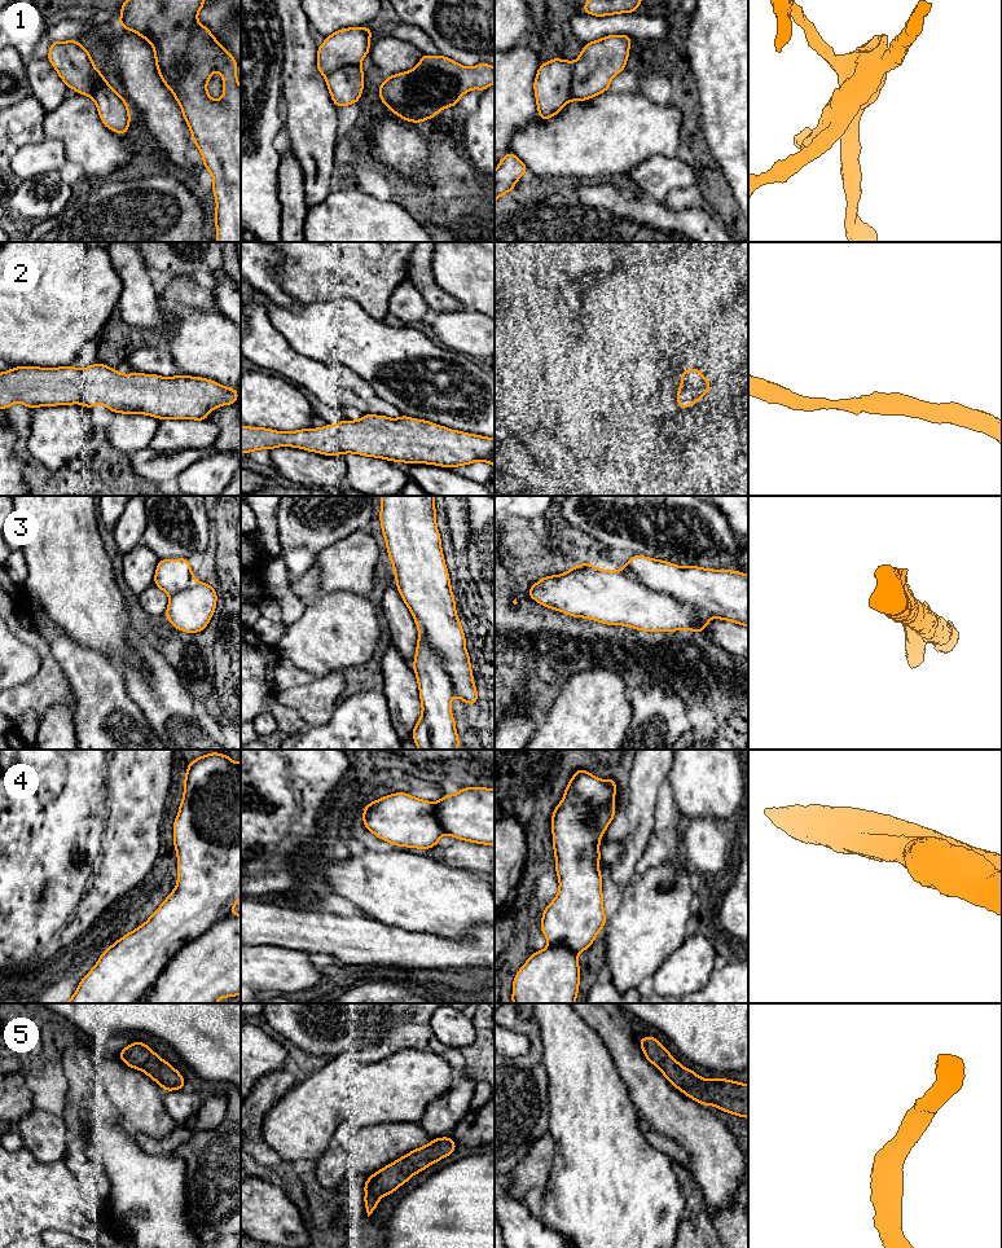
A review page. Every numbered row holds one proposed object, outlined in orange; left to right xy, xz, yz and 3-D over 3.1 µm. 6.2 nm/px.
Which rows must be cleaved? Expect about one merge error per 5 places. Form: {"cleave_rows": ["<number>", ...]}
{"cleave_rows": []}

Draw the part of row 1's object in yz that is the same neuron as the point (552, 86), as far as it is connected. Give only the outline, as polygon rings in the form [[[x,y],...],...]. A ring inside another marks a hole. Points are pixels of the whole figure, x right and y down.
[[[607,35],[586,43],[573,63],[558,58],[542,63],[533,83],[539,118],[546,120],[568,101],[608,91],[612,78],[625,70],[630,40],[629,35]]]

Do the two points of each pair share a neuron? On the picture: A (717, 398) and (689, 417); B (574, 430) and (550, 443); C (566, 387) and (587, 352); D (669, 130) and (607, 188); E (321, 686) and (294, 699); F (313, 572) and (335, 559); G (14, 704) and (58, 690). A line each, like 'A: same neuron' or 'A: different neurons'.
A: same neuron
B: different neurons
C: same neuron
D: different neurons
E: same neuron
F: different neurons
G: same neuron

